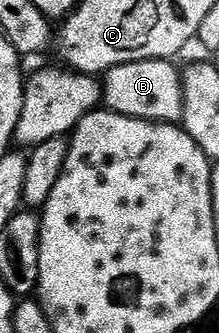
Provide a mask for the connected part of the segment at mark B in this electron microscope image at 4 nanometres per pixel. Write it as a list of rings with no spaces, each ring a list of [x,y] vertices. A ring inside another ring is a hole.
[[[152,58],[142,62],[119,64],[105,71],[103,75],[103,102],[117,114],[142,118],[148,122],[177,124],[185,117],[185,101],[181,87],[180,69],[173,67],[169,60]]]

